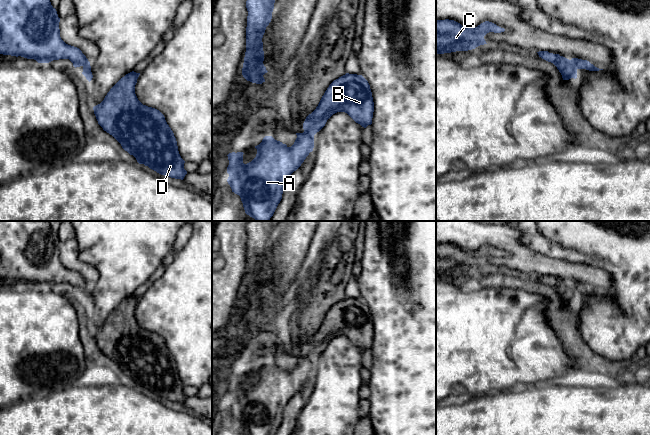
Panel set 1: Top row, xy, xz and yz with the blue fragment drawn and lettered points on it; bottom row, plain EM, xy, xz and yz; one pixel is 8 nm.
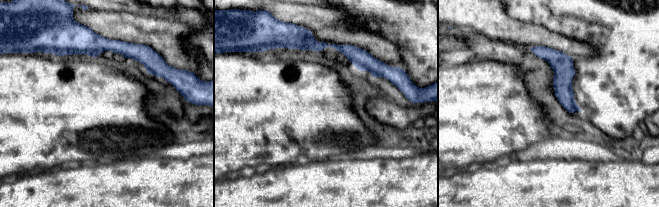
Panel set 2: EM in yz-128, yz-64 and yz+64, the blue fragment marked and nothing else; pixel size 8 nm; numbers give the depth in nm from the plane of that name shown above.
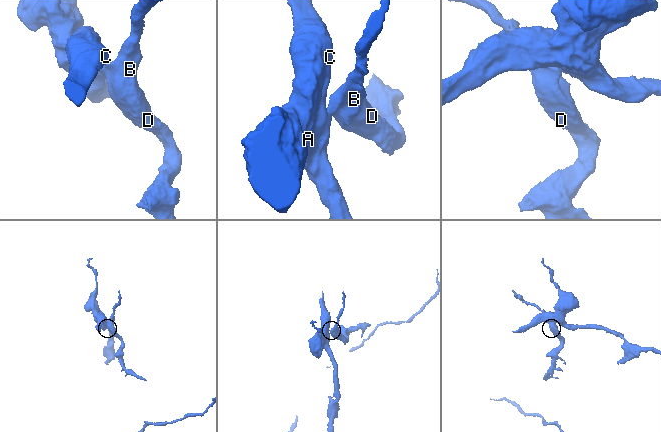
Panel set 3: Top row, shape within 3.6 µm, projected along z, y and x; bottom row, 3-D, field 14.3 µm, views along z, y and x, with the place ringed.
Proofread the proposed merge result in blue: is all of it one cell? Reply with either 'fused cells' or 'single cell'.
fused cells

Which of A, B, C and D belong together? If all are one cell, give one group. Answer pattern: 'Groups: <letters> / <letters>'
Groups: A C / B D

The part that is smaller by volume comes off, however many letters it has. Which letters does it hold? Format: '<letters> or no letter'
B, D

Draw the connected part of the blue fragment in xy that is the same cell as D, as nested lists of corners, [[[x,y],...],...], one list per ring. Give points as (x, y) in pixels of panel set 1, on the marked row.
[[[134,71],[122,77],[107,93],[104,100],[93,107],[98,124],[112,135],[139,164],[144,164],[157,173],[183,180],[187,171],[181,158],[173,131],[164,115],[157,109],[143,105],[135,94],[135,85],[140,73]]]

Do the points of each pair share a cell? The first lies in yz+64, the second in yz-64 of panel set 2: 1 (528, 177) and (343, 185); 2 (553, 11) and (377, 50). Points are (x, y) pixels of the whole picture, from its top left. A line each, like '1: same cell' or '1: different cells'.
1: same cell
2: different cells

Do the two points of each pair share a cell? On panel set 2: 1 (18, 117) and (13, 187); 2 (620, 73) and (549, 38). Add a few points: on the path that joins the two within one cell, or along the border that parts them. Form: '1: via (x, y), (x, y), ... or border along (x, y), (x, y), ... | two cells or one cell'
1: border along (37, 171), (20, 174), (10, 179) | two cells
2: border along (570, 38), (588, 43), (597, 52) | two cells

